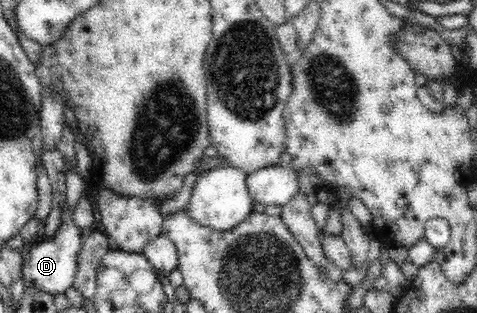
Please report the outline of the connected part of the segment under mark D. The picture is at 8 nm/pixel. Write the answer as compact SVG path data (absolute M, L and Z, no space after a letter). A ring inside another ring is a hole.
M67 169L66 173L66 207L62 212L61 224L51 241L38 241L25 249L24 265L21 279L24 287L38 290L41 293L50 293L53 297L64 294L66 289L72 287L74 275L78 267L78 253L82 249L82 241L85 232L76 226L72 211L76 209L79 197L86 189L86 185L92 185L84 174L77 169Z

